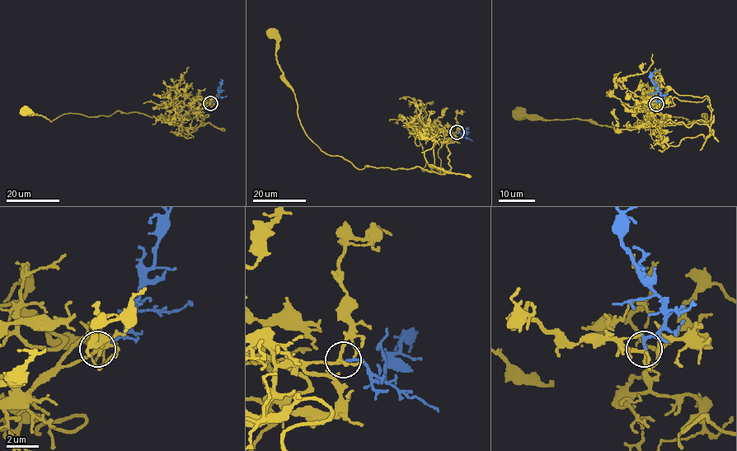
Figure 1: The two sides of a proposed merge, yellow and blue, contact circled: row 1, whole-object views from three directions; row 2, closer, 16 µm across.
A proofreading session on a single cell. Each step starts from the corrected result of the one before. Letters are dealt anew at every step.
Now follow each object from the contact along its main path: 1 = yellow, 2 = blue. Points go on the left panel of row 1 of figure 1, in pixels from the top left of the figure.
1: (211, 104), (199, 111), (202, 119), (195, 112), (151, 117), (119, 111), (62, 115), (51, 122), (23, 111)
2: (211, 103), (215, 100), (221, 78)

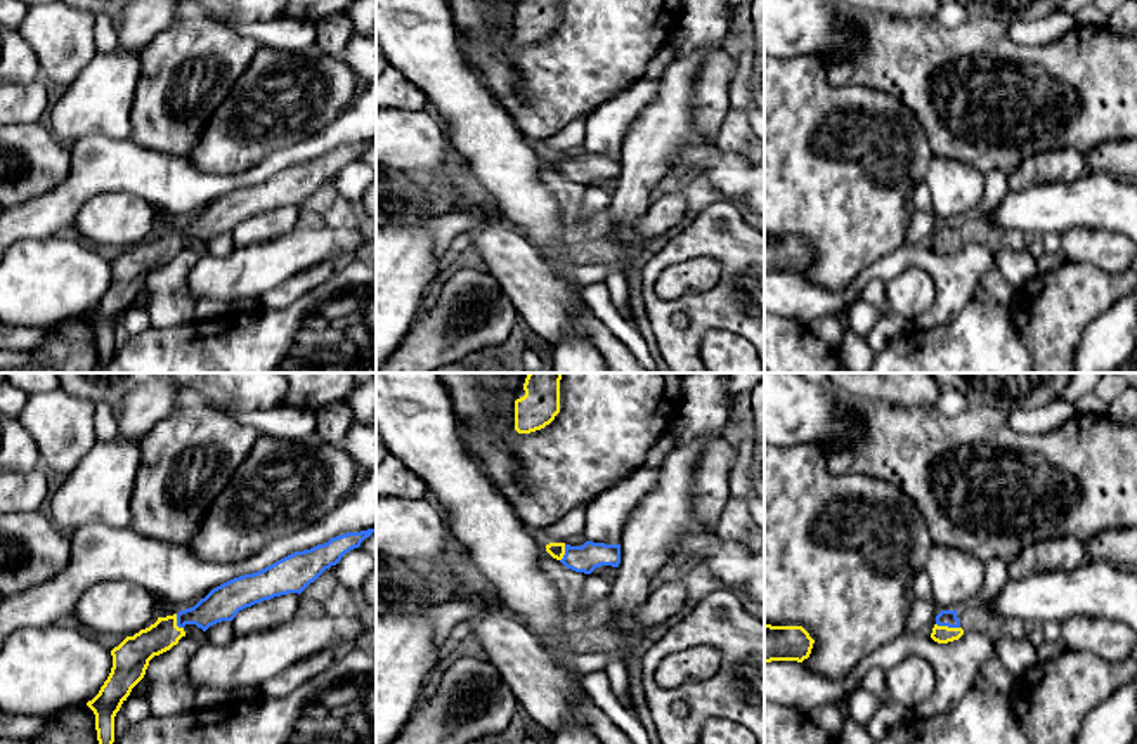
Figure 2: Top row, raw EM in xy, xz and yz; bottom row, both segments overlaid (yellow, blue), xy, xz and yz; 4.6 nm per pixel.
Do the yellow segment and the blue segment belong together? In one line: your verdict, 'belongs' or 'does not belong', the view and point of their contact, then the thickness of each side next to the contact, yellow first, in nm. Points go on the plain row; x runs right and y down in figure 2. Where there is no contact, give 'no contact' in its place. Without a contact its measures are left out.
belongs | yz (947, 238) | 80/80 nm

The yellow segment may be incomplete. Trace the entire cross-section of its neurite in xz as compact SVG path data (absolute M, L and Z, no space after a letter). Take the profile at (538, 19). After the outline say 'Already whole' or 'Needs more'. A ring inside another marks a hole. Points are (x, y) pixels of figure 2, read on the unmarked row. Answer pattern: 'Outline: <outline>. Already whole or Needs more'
Outline: M523 0L525 7L515 12L515 42L530 45L549 36L560 24L560 0Z. Already whole

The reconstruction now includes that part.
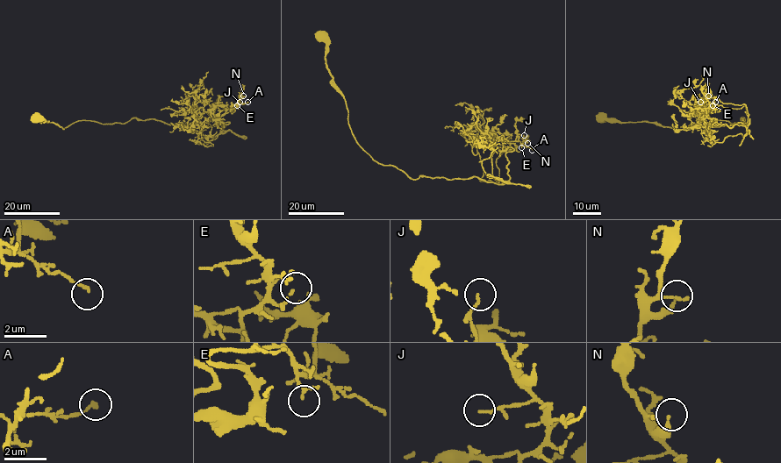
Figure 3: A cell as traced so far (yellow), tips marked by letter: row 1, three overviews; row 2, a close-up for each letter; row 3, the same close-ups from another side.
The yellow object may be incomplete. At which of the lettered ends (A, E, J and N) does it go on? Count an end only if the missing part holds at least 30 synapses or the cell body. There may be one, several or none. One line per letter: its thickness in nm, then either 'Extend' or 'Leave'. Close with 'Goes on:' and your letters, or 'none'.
A: Thickness 130 nm. Leave
E: Thickness 80 nm. Leave
J: Thickness 90 nm. Leave
N: Thickness 170 nm. Leave
Goes on: none

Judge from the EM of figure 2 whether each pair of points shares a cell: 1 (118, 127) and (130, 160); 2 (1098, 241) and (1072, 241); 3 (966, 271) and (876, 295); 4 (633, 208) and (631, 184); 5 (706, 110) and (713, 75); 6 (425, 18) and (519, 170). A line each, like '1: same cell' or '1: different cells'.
1: different cells
2: same cell
3: different cells
4: same cell
5: same cell
6: same cell

